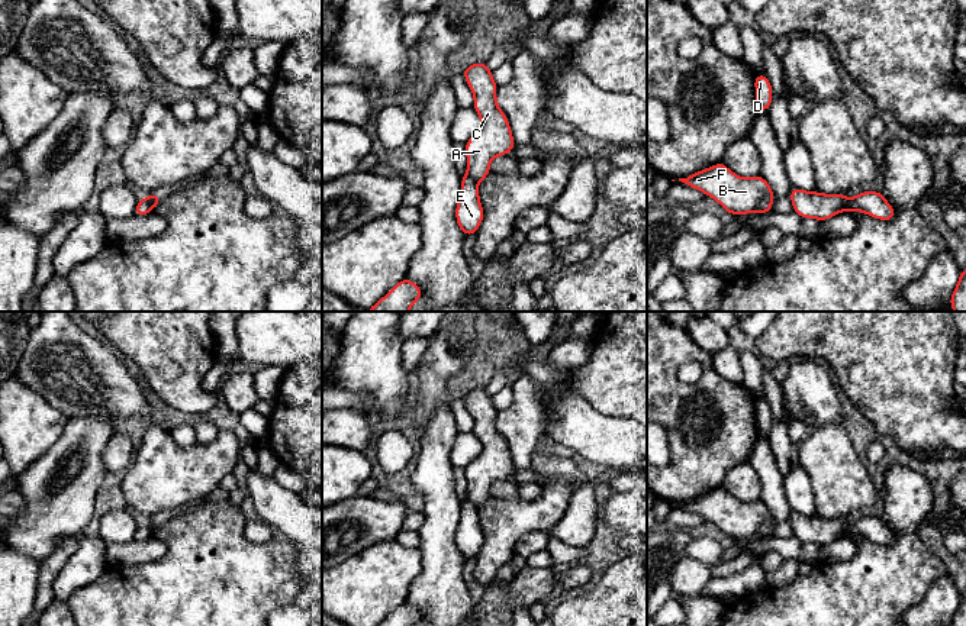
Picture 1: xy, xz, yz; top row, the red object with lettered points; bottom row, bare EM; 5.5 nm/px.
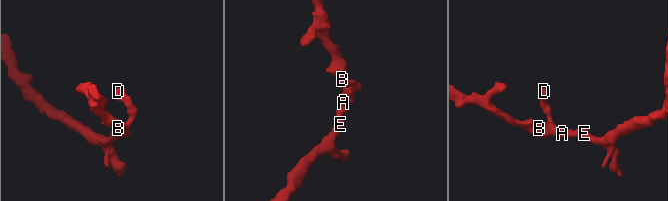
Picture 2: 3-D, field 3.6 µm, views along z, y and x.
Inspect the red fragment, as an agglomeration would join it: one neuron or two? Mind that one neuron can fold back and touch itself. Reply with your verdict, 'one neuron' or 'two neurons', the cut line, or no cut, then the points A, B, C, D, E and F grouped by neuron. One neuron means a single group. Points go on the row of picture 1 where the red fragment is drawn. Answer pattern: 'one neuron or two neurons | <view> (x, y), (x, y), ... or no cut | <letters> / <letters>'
two neurons | yz (846, 197), (840, 210) | A B C D F / E

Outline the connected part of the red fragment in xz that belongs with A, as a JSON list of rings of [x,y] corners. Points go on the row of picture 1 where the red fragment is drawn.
[[[476,62],[461,71],[474,94],[473,109],[482,119],[480,130],[466,143],[467,172],[480,183],[489,172],[495,156],[508,155],[515,146],[511,126],[496,103],[498,85],[486,62]]]

